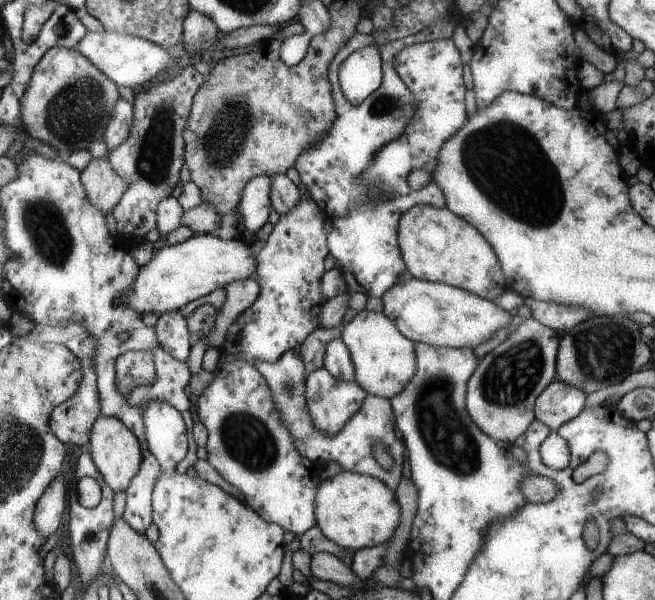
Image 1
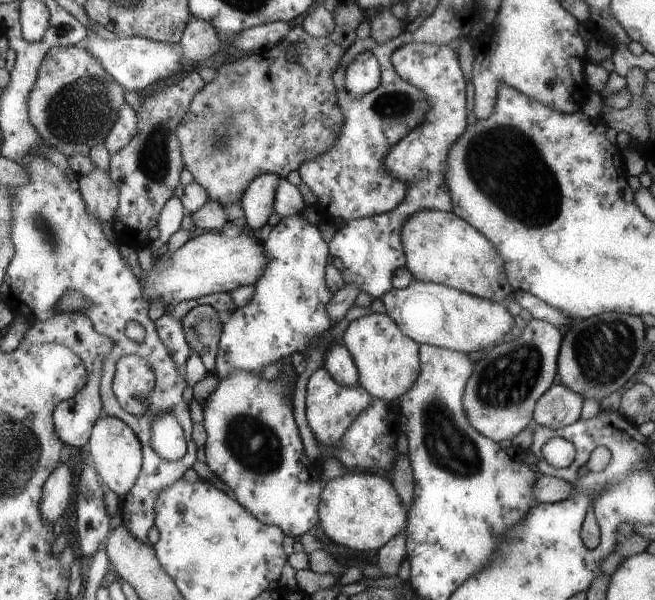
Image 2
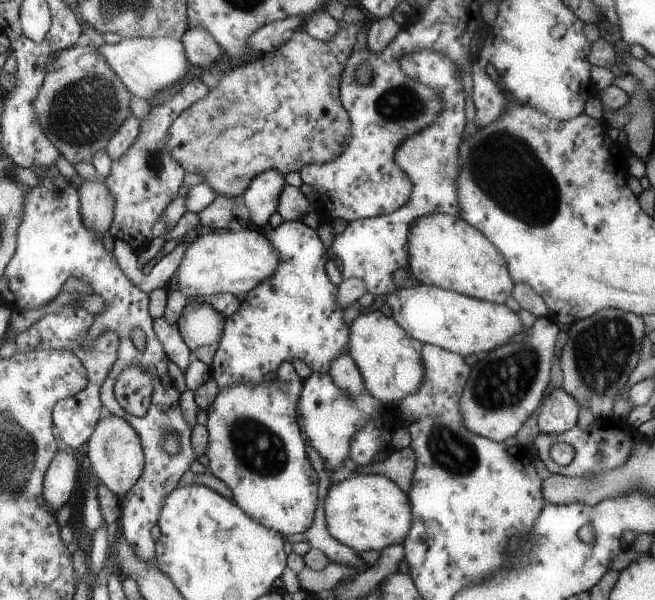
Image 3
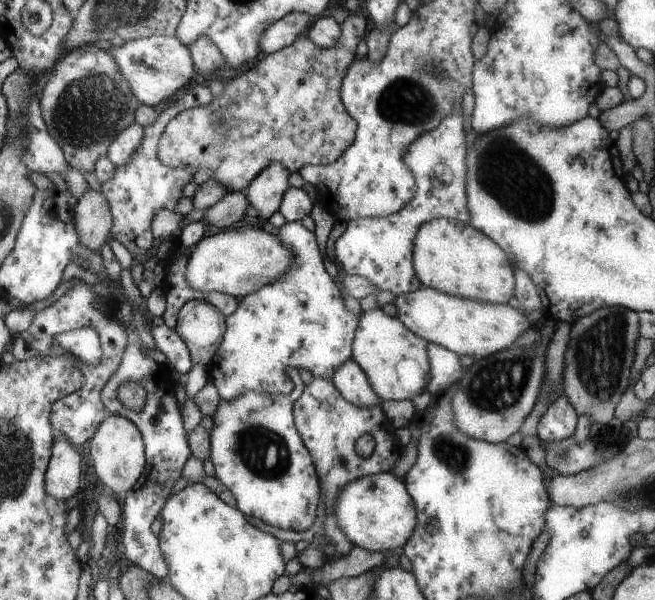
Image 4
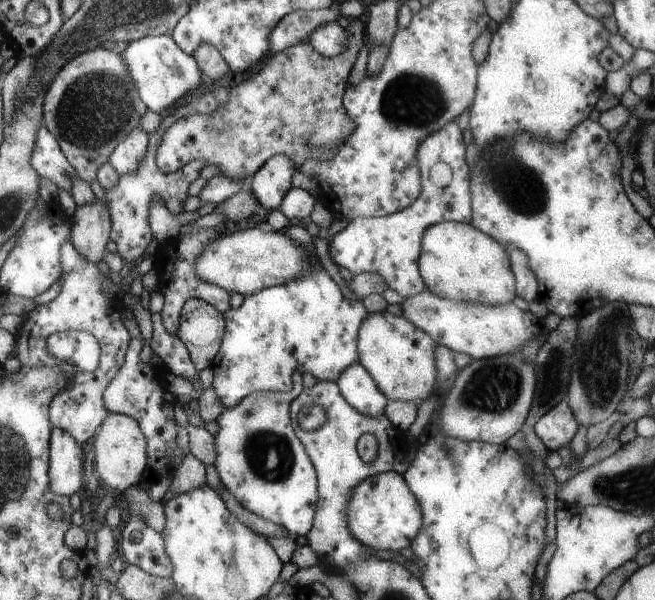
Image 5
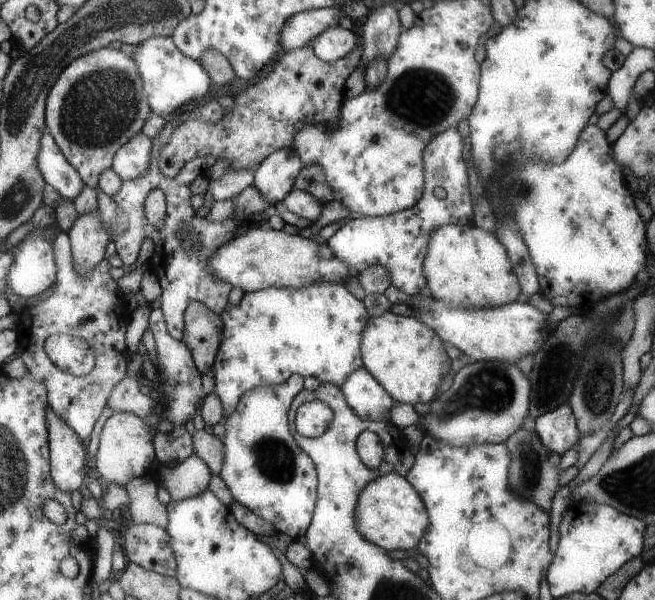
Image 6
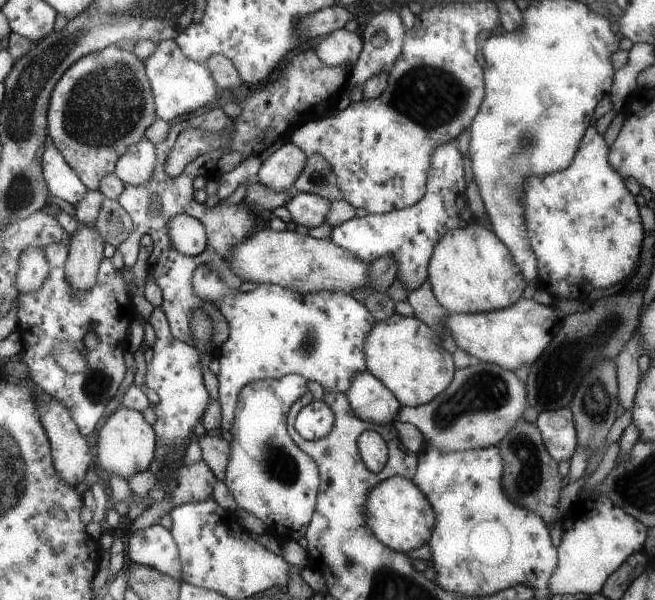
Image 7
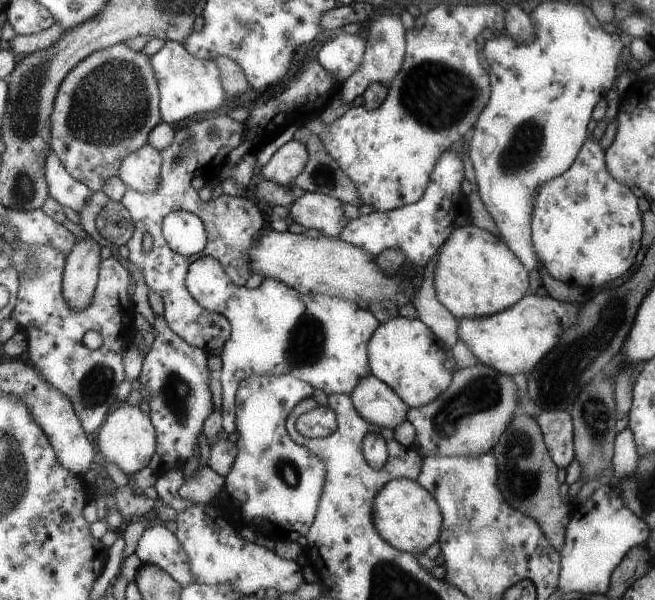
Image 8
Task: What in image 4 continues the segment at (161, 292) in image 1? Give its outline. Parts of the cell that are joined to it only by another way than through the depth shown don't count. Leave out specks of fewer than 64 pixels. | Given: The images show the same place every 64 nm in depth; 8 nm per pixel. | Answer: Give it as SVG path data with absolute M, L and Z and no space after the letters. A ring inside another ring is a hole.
M261 228L245 230L209 230L197 244L189 260L187 280L191 288L203 292L223 292L231 296L251 296L265 286L275 284L295 264L295 254L285 248L283 240Z

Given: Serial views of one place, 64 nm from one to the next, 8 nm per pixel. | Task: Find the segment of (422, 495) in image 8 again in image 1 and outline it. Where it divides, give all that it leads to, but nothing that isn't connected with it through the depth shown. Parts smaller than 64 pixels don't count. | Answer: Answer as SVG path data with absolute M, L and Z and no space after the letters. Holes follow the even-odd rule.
M339 472L323 482L317 490L317 526L325 538L341 550L361 550L381 546L397 534L401 526L401 504L395 490L389 490L381 480L355 472Z

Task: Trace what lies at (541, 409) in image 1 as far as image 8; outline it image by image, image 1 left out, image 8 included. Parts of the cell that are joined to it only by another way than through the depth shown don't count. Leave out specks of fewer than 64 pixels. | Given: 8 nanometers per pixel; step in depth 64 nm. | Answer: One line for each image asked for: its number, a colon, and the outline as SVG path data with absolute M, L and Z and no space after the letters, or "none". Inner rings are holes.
2: M553 384L539 400L537 410L533 412L533 420L539 428L561 430L565 426L573 426L579 420L583 396L569 390L567 386Z
3: M555 388L545 398L545 402L541 402L539 408L541 408L537 416L539 432L541 434L565 434L567 430L573 430L577 422L577 412L581 406L563 388Z
4: M559 396L555 402L549 404L547 412L539 418L535 434L543 444L567 440L573 436L577 418L579 418L579 414L573 408L573 404L569 402L569 398Z
5: M567 400L553 406L547 414L543 414L535 424L535 434L545 444L547 452L557 452L563 446L569 446L571 438L577 432L577 418Z
6: M561 404L559 408L539 416L535 420L535 434L539 436L543 446L547 446L547 450L551 454L555 452L557 456L563 456L581 438L573 410L567 404Z
7: M569 408L541 412L535 420L535 428L539 430L543 446L555 464L573 458L577 448L577 428L573 426L573 414Z
8: M543 412L535 418L535 422L541 428L543 444L551 462L557 466L557 470L567 470L577 454L573 448L573 418L567 412Z

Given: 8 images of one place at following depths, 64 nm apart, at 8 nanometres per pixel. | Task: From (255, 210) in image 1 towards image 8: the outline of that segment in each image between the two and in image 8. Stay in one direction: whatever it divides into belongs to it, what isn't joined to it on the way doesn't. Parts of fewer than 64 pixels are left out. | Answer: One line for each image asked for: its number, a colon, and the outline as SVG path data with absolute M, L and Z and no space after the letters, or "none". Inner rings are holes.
2: M261 174L259 178L253 180L253 184L249 186L249 190L245 192L245 198L241 200L243 210L245 210L245 218L247 224L253 230L261 230L275 210L275 202L277 202L277 190L281 184L281 176L279 174Z
3: M267 170L257 176L253 186L243 194L245 206L251 210L251 222L257 228L265 228L275 212L281 206L281 194L287 186L287 176L281 170Z
4: M273 162L251 182L247 196L251 200L251 206L259 210L259 220L269 222L269 218L281 210L285 194L291 188L291 174L293 172L283 166L283 162Z
5: M273 156L255 176L249 190L259 198L263 208L277 210L283 206L289 192L295 188L293 180L299 166L291 156Z
6: M279 150L259 164L255 186L269 202L281 208L283 200L295 190L297 178L303 170L305 162L297 150Z
7: M291 140L283 148L279 148L261 168L259 182L275 192L293 190L295 182L301 178L303 170L307 168L307 154L297 148Z
8: M299 140L287 142L263 168L261 176L267 182L277 182L281 186L291 186L309 166L309 152L307 146Z

